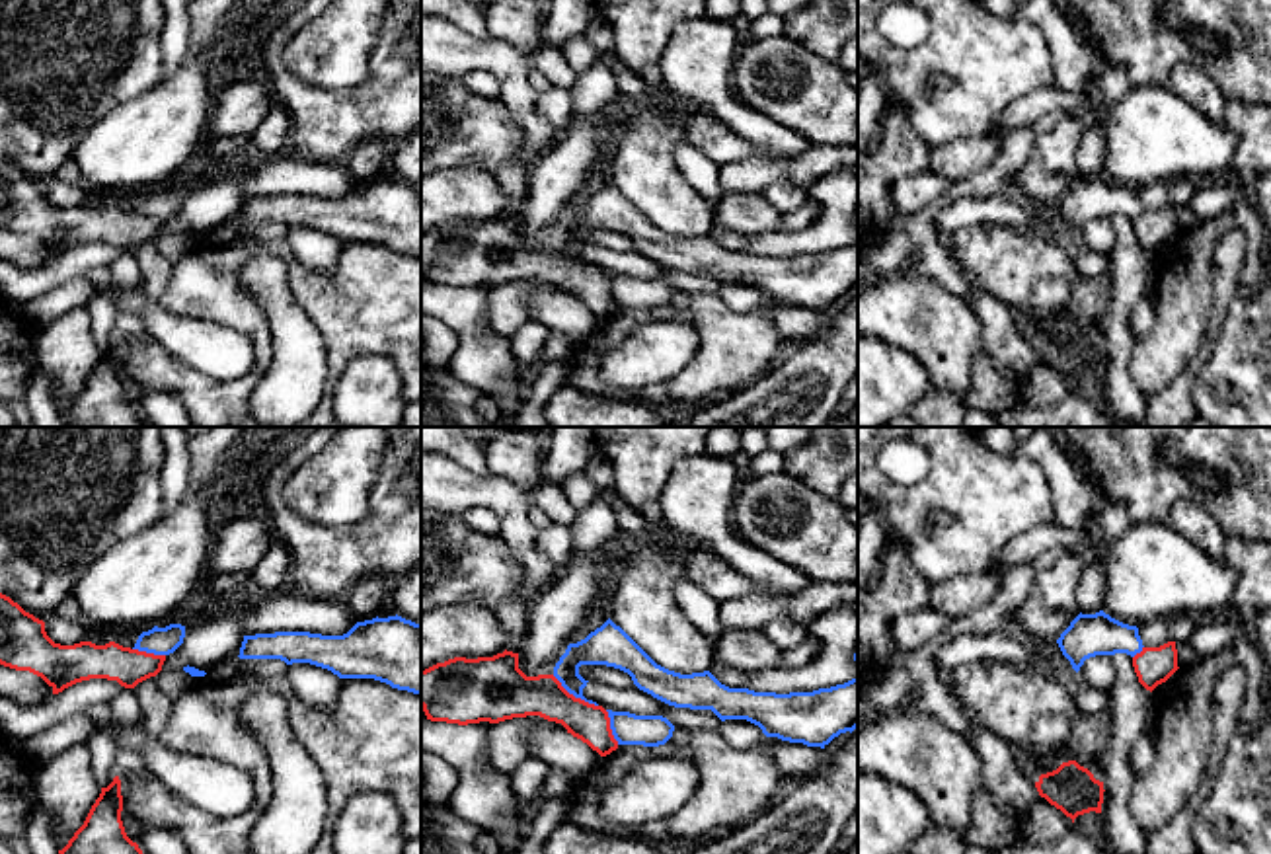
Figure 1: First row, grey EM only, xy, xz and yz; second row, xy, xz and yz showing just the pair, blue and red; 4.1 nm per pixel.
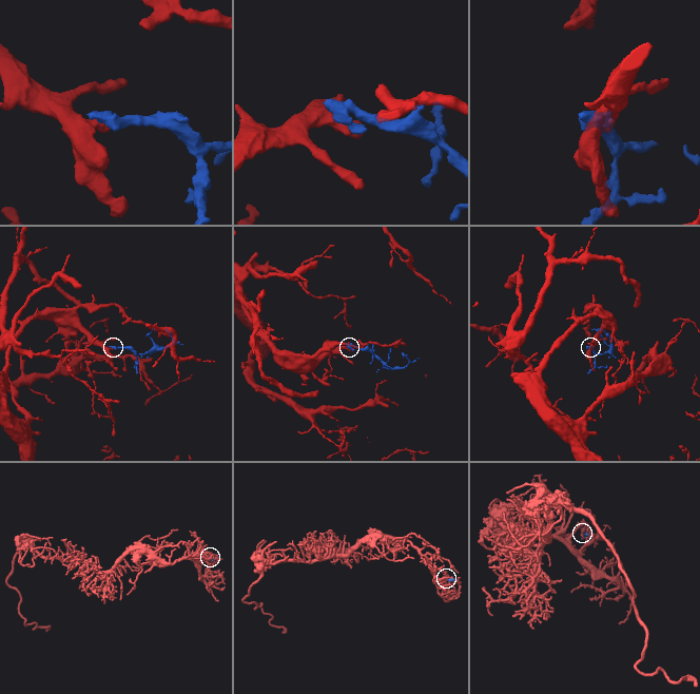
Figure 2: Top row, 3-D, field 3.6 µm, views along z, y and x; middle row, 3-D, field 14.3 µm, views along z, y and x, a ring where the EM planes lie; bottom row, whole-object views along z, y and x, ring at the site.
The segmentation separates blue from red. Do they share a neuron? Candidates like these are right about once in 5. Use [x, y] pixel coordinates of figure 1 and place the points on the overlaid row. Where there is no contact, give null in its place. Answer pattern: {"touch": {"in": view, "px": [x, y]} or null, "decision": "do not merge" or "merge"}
{"touch": {"in": "xz", "px": [576, 697]}, "decision": "do not merge"}

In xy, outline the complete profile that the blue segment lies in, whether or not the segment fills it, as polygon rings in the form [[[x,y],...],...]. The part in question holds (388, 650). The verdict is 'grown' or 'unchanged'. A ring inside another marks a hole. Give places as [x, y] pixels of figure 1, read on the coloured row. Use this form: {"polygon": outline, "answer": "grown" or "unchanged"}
{"polygon": [[[398,614],[357,622],[343,636],[310,632],[244,636],[238,657],[310,663],[339,679],[374,679],[421,696],[421,624]]], "answer": "unchanged"}

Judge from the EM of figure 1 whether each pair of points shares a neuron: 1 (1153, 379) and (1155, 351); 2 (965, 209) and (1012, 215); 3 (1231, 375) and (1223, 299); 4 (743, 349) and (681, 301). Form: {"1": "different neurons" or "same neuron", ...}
{"1": "same neuron", "2": "same neuron", "3": "different neurons", "4": "same neuron"}

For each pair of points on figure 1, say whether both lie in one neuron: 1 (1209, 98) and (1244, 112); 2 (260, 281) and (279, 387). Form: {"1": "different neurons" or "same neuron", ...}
{"1": "different neurons", "2": "same neuron"}

